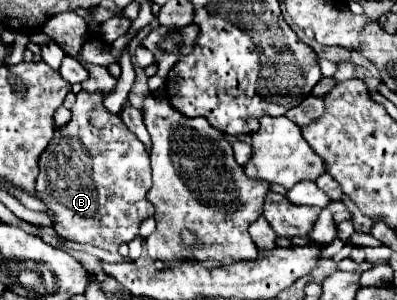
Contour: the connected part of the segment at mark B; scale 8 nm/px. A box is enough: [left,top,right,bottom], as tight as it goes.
[37,91,153,251]

